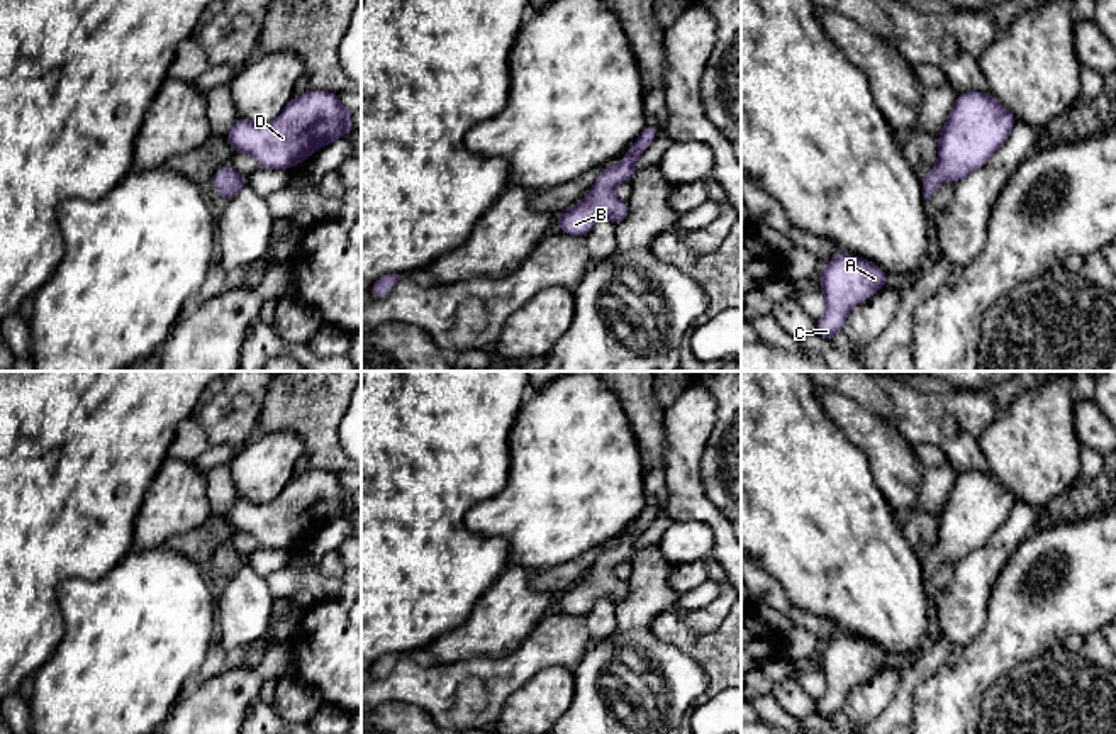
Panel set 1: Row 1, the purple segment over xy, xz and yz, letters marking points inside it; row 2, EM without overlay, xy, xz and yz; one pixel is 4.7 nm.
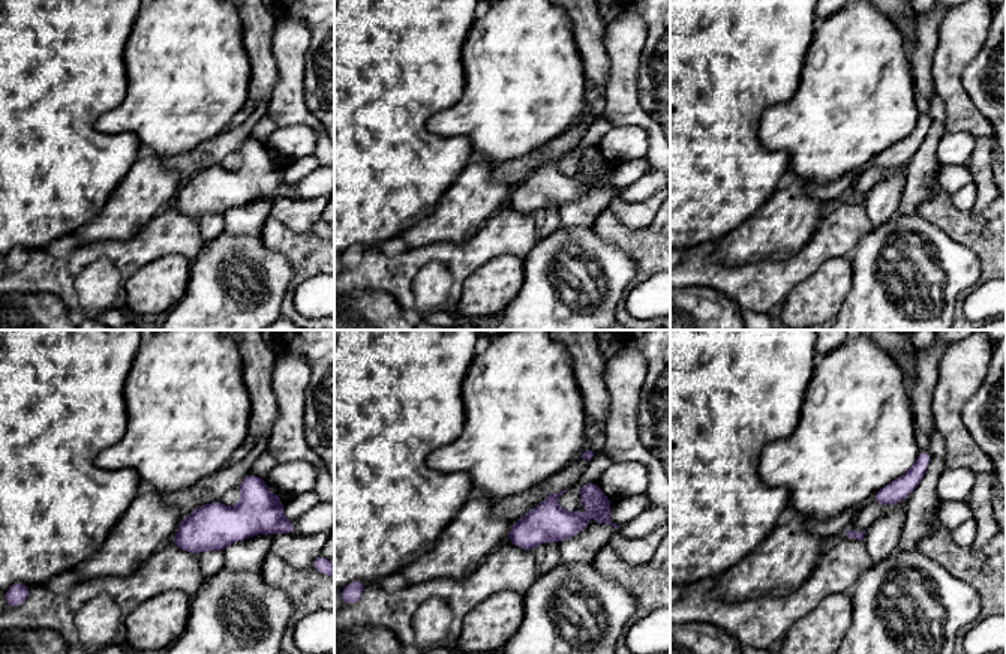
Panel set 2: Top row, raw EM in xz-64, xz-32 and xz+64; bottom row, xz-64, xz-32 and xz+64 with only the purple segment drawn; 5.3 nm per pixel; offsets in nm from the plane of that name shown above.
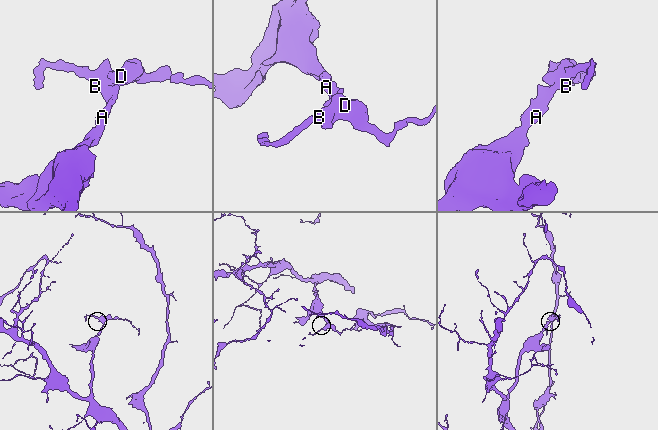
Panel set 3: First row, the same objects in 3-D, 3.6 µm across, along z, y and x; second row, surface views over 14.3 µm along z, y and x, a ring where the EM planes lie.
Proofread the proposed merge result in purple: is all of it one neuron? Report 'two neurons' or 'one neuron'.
one neuron

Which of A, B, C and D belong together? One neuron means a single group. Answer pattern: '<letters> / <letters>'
A B C D

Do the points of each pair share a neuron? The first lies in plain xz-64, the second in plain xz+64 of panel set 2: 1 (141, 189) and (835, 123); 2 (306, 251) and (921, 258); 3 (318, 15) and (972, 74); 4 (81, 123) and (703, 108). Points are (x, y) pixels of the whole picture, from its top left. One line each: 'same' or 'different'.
1: different
2: different
3: same
4: same

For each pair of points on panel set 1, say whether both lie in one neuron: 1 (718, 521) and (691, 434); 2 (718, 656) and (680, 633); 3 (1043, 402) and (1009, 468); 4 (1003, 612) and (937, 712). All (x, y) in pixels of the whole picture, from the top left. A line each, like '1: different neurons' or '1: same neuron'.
1: same neuron
2: same neuron
3: same neuron
4: same neuron

